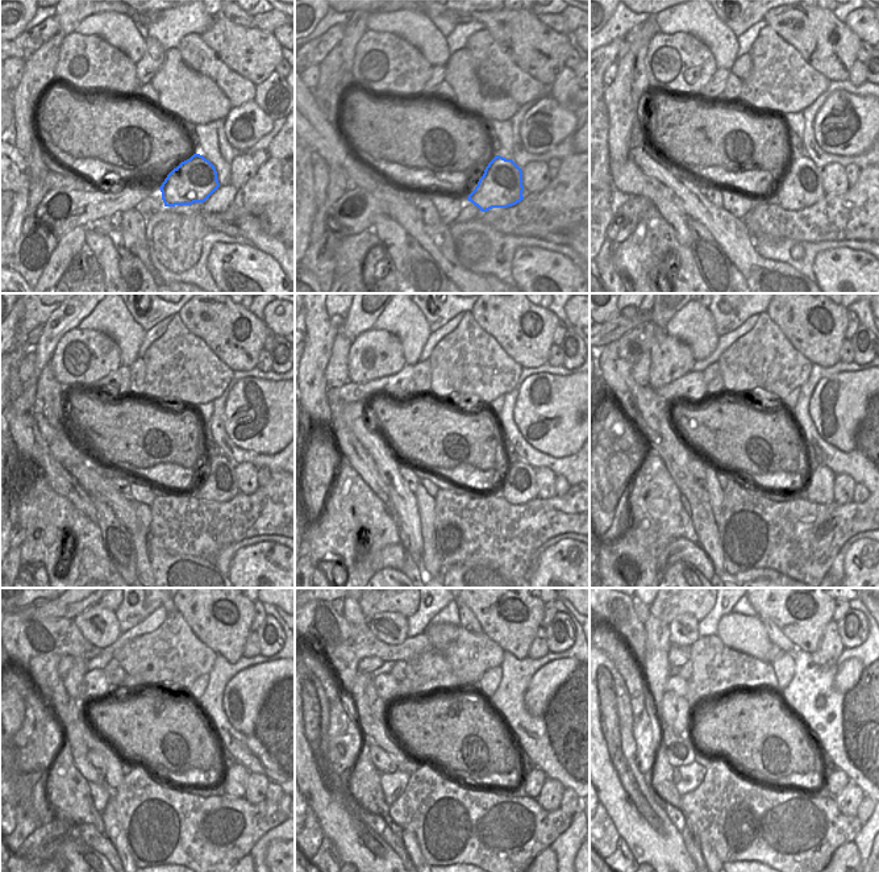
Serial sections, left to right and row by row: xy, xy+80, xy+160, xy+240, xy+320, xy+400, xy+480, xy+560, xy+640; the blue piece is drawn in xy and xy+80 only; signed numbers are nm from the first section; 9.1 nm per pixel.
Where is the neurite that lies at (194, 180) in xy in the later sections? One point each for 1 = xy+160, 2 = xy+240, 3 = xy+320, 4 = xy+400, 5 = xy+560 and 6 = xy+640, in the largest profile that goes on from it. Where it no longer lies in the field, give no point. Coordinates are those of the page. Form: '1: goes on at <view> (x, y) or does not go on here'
1: goes on at xy+160 (802, 187)
2: goes on at xy+240 (220, 483)
3: goes on at xy+320 (519, 487)
4: goes on at xy+400 (819, 489)
5: goes on at xy+560 (532, 781)
6: goes on at xy+640 (834, 783)

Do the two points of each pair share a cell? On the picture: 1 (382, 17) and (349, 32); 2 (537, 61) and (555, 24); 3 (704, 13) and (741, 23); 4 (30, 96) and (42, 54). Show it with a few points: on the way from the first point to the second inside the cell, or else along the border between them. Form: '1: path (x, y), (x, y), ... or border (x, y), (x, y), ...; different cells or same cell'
1: border (371, 13), (366, 21), (366, 28); different cells
2: border (536, 16), (548, 26), (570, 36); different cells
3: border (715, 13), (736, 37); different cells
4: path (32, 86), (41, 65); same cell

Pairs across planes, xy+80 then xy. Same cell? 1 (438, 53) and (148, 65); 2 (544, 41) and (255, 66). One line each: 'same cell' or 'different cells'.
1: different cells
2: same cell

